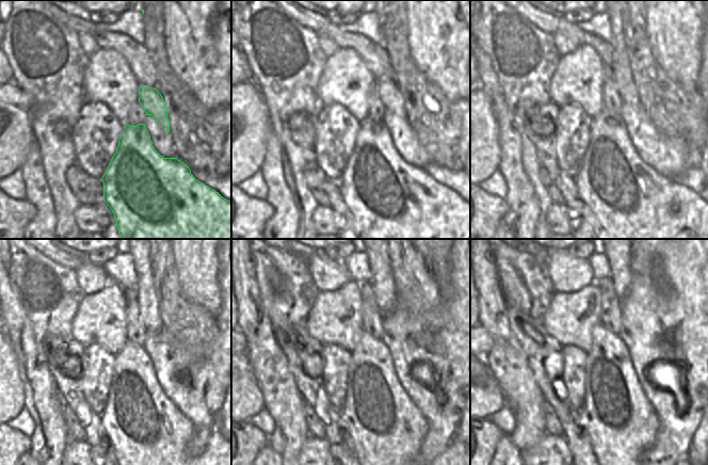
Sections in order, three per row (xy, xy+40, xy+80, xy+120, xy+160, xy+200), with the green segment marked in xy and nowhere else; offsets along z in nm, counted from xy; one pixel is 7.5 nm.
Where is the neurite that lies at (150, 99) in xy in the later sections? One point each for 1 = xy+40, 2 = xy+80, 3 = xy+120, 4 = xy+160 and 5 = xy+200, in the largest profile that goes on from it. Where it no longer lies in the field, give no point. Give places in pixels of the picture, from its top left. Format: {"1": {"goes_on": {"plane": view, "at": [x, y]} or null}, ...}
{"1": {"goes_on": {"plane": "xy+40", "at": [388, 92]}}, "2": {"goes_on": {"plane": "xy+80", "at": [621, 69]}}, "3": {"goes_on": {"plane": "xy+120", "at": [145, 293]}}, "4": {"goes_on": {"plane": "xy+160", "at": [383, 284]}}, "5": {"goes_on": {"plane": "xy+200", "at": [618, 260]}}}

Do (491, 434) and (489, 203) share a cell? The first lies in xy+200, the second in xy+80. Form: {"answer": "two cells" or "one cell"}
{"answer": "one cell"}

